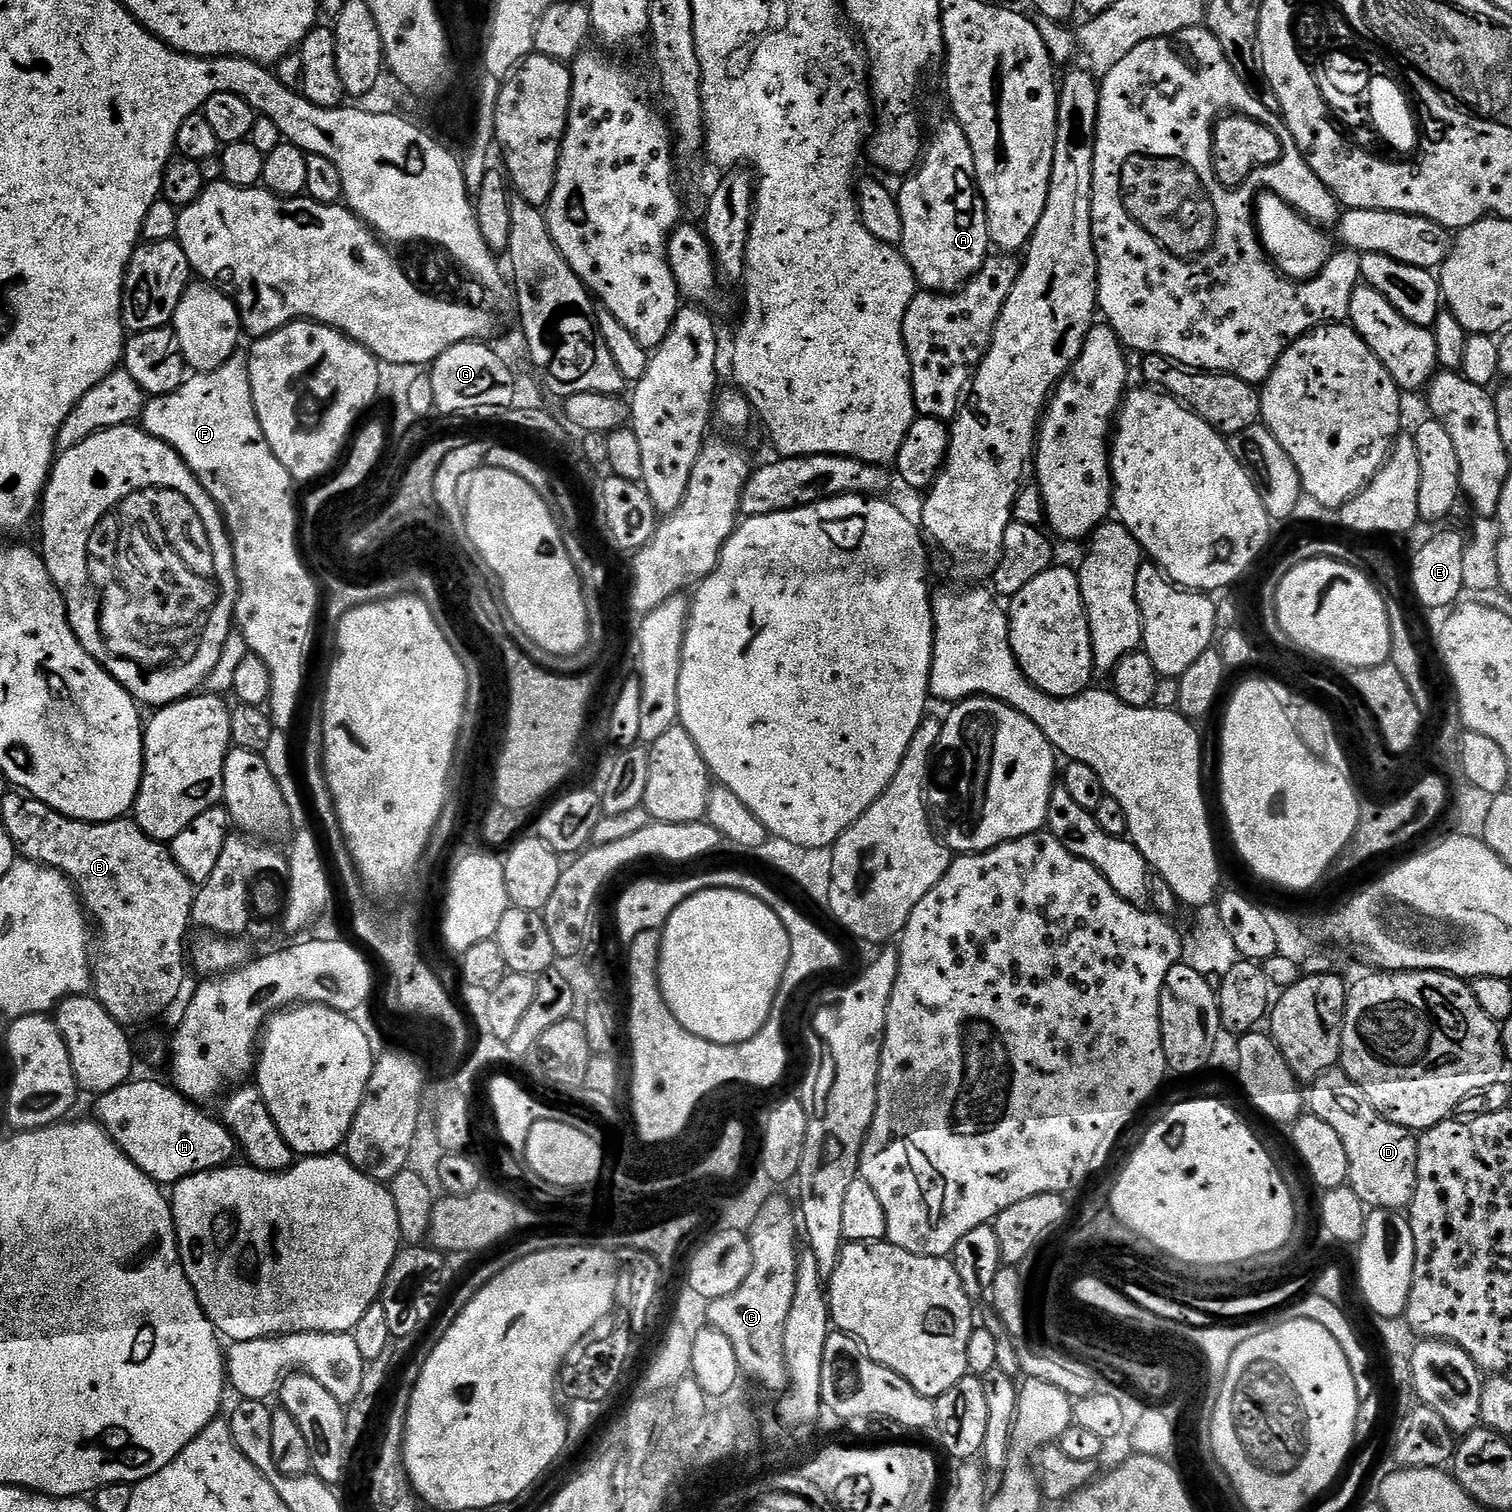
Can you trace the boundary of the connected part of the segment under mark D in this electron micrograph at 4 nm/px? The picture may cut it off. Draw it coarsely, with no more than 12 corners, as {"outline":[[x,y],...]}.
{"outline":[[1339,1067],[1307,1111],[1346,1150],[1347,1187],[1369,1209],[1407,1209],[1417,1137],[1384,1119]]}

